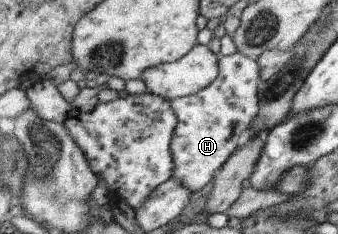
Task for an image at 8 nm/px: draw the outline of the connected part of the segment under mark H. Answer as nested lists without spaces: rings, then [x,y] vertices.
[[[238,51],[234,56],[221,56],[221,75],[204,91],[173,99],[173,105],[178,113],[179,125],[173,138],[173,153],[176,161],[175,176],[188,185],[194,192],[200,192],[226,166],[233,154],[252,138],[250,131],[256,124],[261,113],[261,64],[259,59],[246,56]]]

